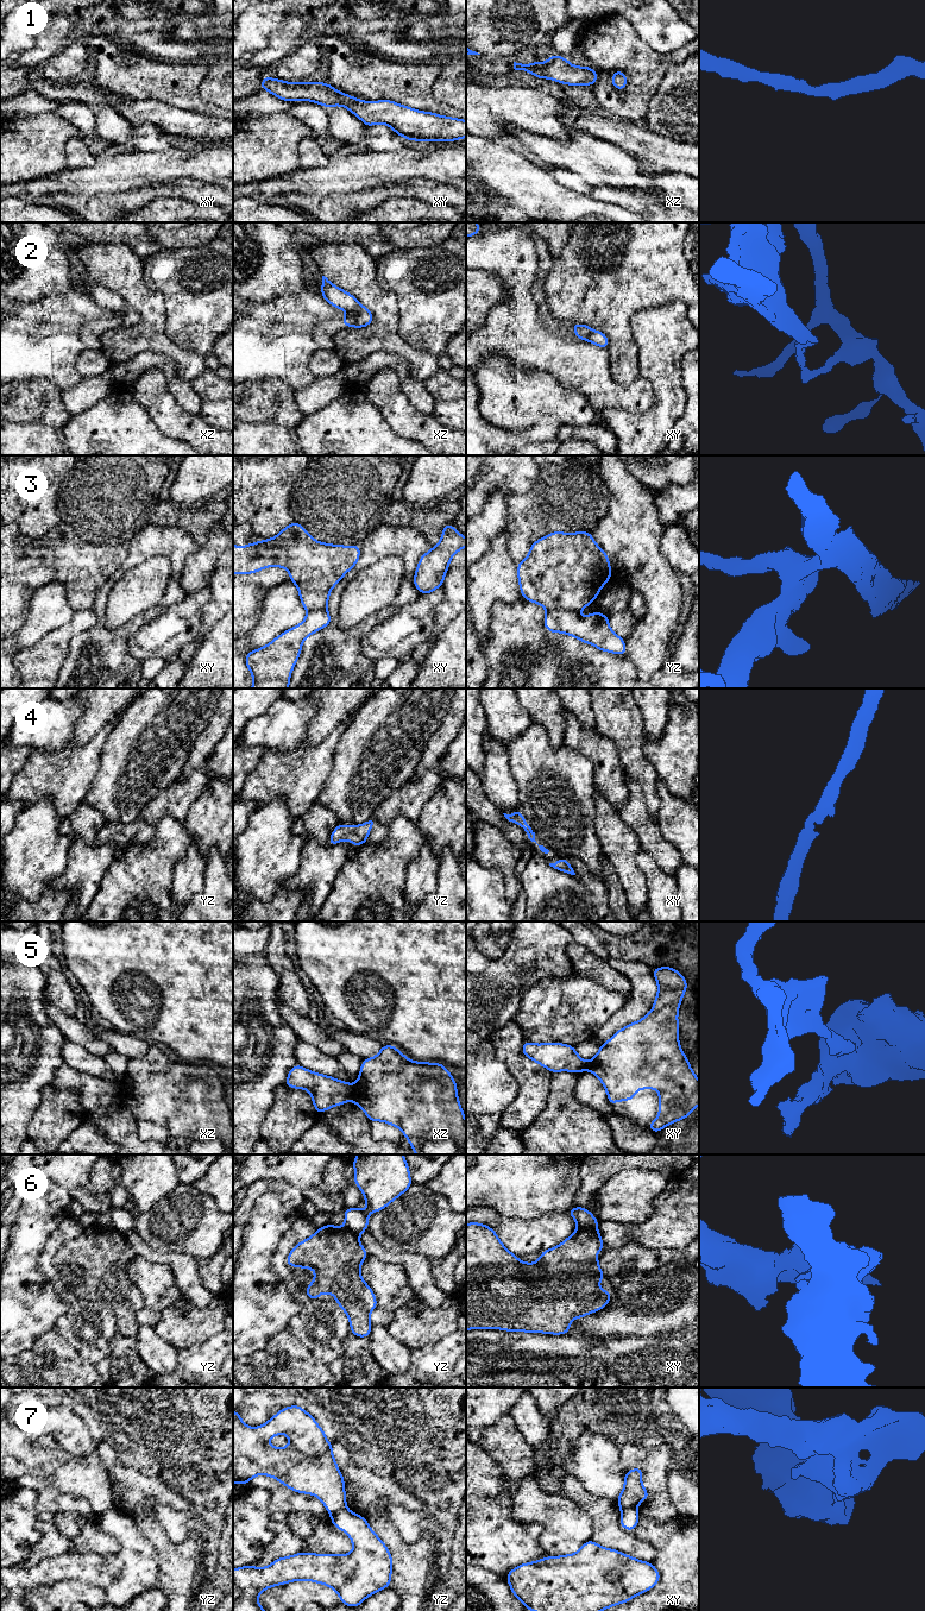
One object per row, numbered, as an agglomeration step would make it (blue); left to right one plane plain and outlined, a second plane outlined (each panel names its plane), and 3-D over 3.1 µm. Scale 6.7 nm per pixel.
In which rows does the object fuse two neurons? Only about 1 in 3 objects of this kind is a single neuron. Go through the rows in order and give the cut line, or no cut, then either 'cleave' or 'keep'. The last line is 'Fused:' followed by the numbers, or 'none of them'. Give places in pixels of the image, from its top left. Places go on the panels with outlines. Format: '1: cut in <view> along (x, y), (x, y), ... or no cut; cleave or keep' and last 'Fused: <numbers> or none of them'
1: no cut; keep
2: cut in xz along (359, 303), (357, 319), (352, 326); cleave
3: cut in yz along (548, 609), (570, 609), (576, 612); cleave
4: no cut; keep
5: cut in xz along (352, 1086), (354, 1100); cleave
6: cut in xy along (596, 1226), (578, 1228); cleave
7: cut in yz along (345, 1508), (331, 1515); cleave
Fused: 2, 3, 5, 6, 7

